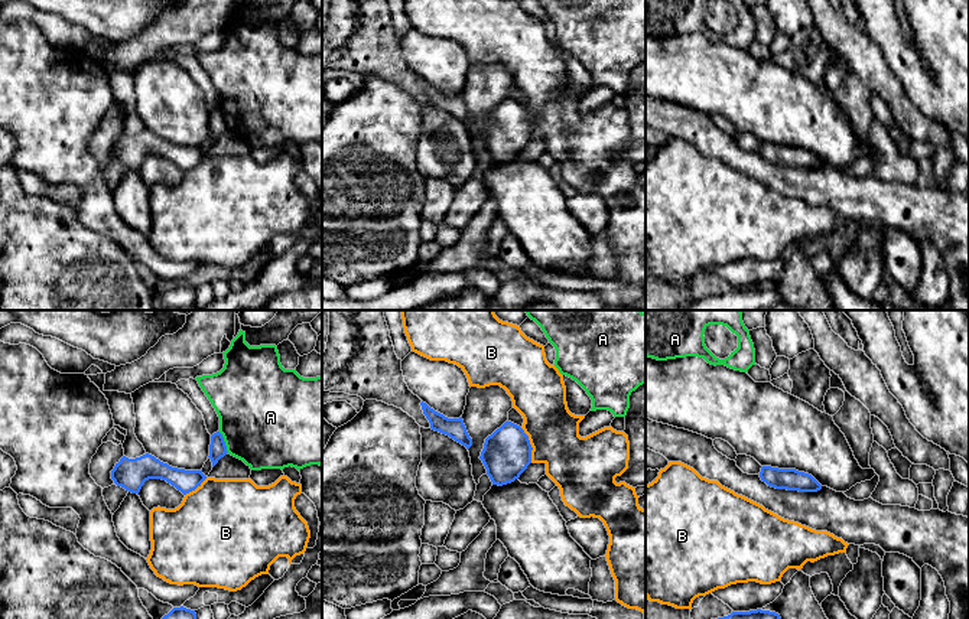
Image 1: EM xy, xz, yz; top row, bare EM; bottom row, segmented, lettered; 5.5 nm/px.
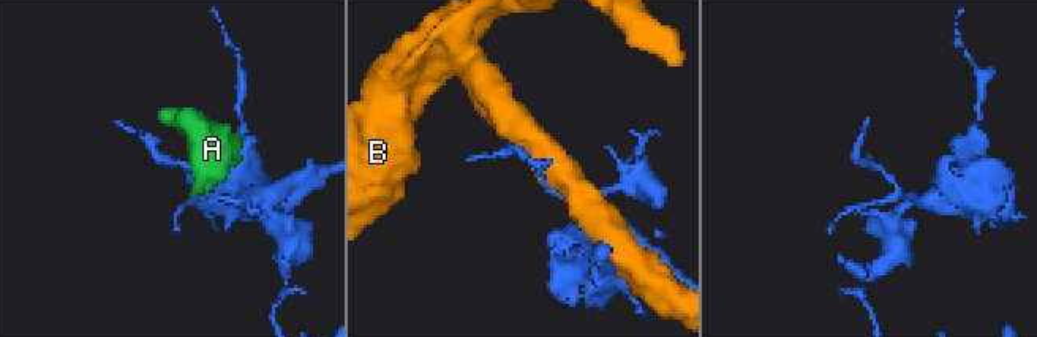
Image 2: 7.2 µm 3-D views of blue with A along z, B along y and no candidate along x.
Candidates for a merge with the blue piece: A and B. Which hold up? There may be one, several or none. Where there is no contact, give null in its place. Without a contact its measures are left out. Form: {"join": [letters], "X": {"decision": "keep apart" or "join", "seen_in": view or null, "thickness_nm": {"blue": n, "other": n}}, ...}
{"join": [], "A": {"decision": "keep apart", "seen_in": "xy", "thickness_nm": {"blue": 100, "other": 480}}, "B": {"decision": "keep apart", "seen_in": "xz", "thickness_nm": {"blue": 280, "other": 280}}}

